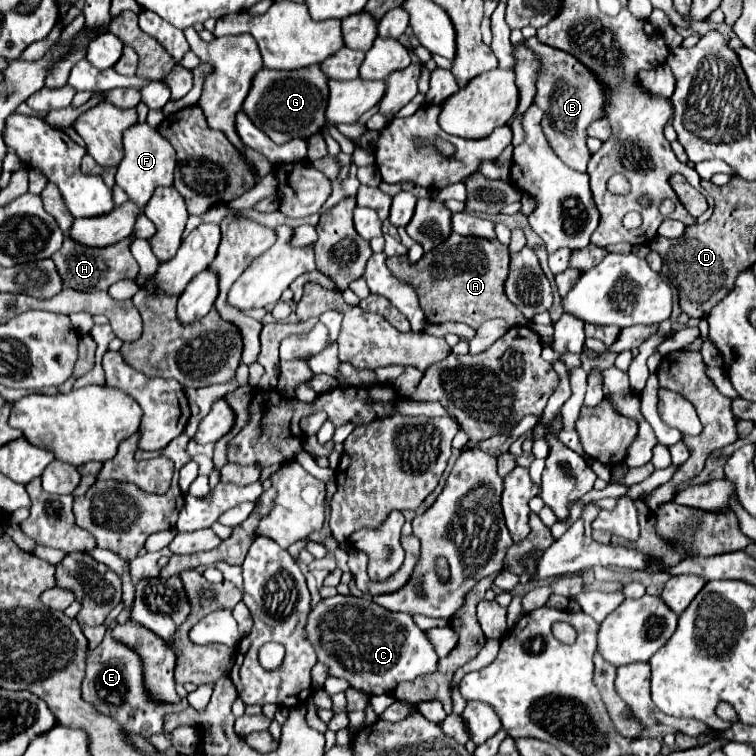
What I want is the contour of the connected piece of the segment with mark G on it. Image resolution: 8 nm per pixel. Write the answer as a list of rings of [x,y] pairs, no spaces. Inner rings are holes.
[[[319,64],[289,72],[261,68],[253,78],[253,86],[245,98],[243,112],[275,144],[285,144],[293,138],[311,138],[325,126],[325,110],[329,98],[327,82],[329,78],[323,74]]]

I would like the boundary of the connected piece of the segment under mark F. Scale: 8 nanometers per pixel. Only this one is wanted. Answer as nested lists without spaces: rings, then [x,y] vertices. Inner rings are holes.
[[[137,122],[123,132],[125,156],[117,168],[117,184],[129,194],[129,200],[137,206],[145,206],[157,186],[171,186],[175,172],[175,150],[167,138],[163,138],[147,122]]]

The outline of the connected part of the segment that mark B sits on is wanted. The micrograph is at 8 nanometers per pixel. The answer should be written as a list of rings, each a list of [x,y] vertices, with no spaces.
[[[529,38],[525,44],[533,52],[537,52],[541,60],[535,104],[547,106],[545,118],[541,122],[545,136],[549,138],[549,144],[553,146],[555,154],[563,160],[563,164],[567,164],[577,172],[585,172],[591,156],[585,146],[587,140],[585,130],[593,120],[603,118],[605,90],[601,90],[601,82],[597,82],[597,78],[593,78],[593,74],[589,74],[589,70],[585,70],[585,66],[581,66],[581,62],[577,62],[577,58],[573,58],[571,54],[565,54],[563,50],[557,48],[549,48],[541,44],[537,38]]]

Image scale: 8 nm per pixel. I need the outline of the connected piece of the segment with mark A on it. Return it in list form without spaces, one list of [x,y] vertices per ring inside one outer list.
[[[451,234],[445,242],[425,252],[419,262],[411,264],[403,254],[387,258],[387,266],[397,278],[409,282],[417,290],[421,308],[433,324],[463,322],[475,330],[491,318],[503,318],[509,326],[527,324],[523,314],[505,298],[503,284],[509,270],[509,246],[503,246],[499,240]]]

